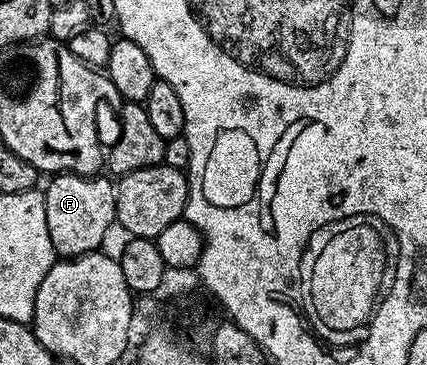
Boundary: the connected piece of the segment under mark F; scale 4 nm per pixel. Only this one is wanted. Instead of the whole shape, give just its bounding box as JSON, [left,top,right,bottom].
[43,172,117,258]

